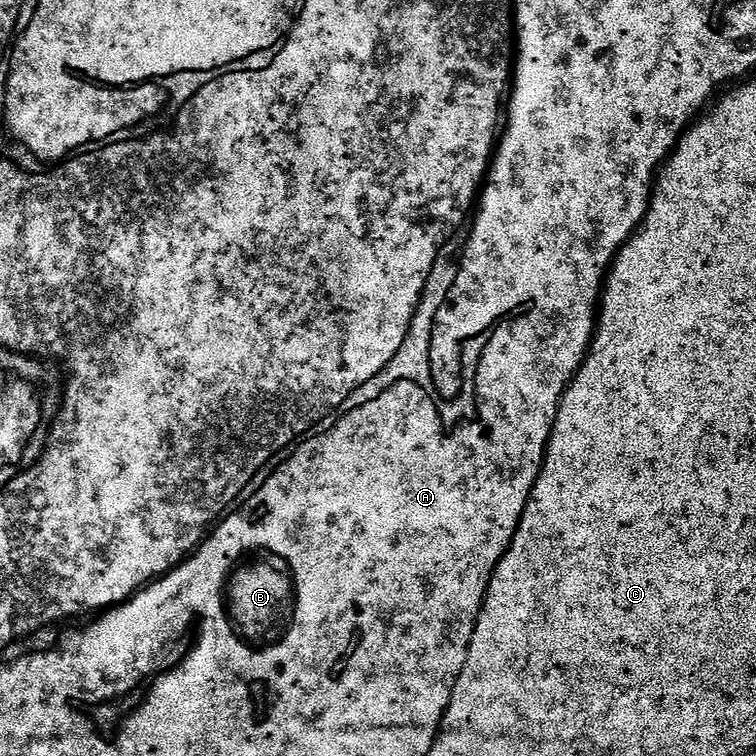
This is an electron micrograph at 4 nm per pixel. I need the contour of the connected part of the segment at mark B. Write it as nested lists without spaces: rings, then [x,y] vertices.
[[[244,562],[233,571],[226,589],[226,607],[229,617],[238,629],[241,637],[249,642],[264,642],[276,627],[281,627],[280,619],[289,615],[290,609],[294,604],[294,589],[292,586],[291,575],[283,567],[272,564],[248,564]]]

